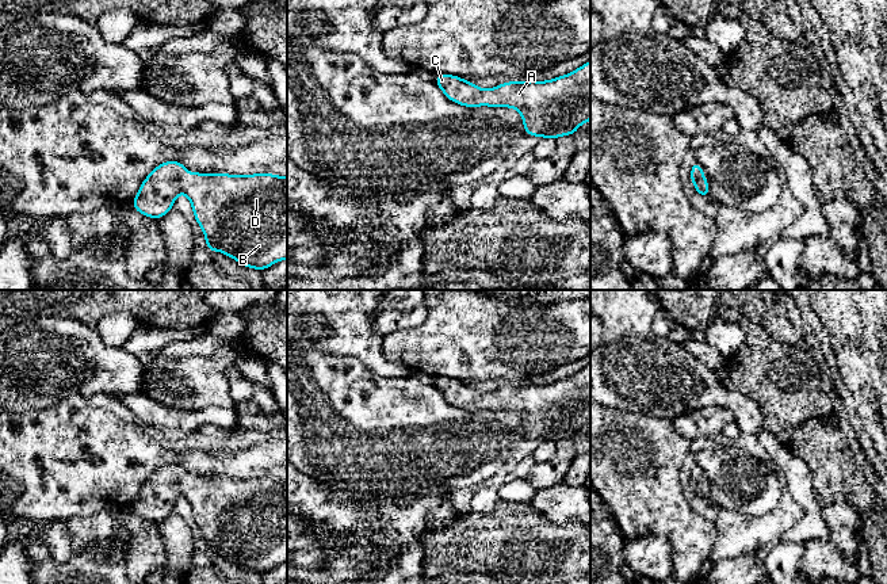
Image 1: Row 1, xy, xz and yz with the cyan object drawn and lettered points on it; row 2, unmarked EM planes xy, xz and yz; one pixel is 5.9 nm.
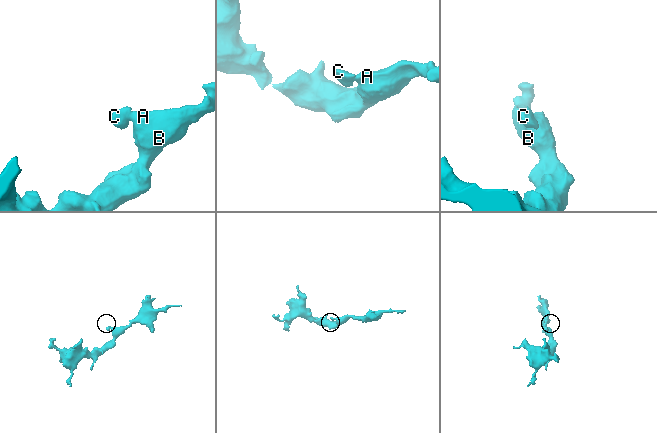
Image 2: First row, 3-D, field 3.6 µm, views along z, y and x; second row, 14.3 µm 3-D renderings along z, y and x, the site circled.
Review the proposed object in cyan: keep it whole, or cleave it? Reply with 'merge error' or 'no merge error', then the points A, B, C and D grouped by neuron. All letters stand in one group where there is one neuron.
no merge error; A B C D

